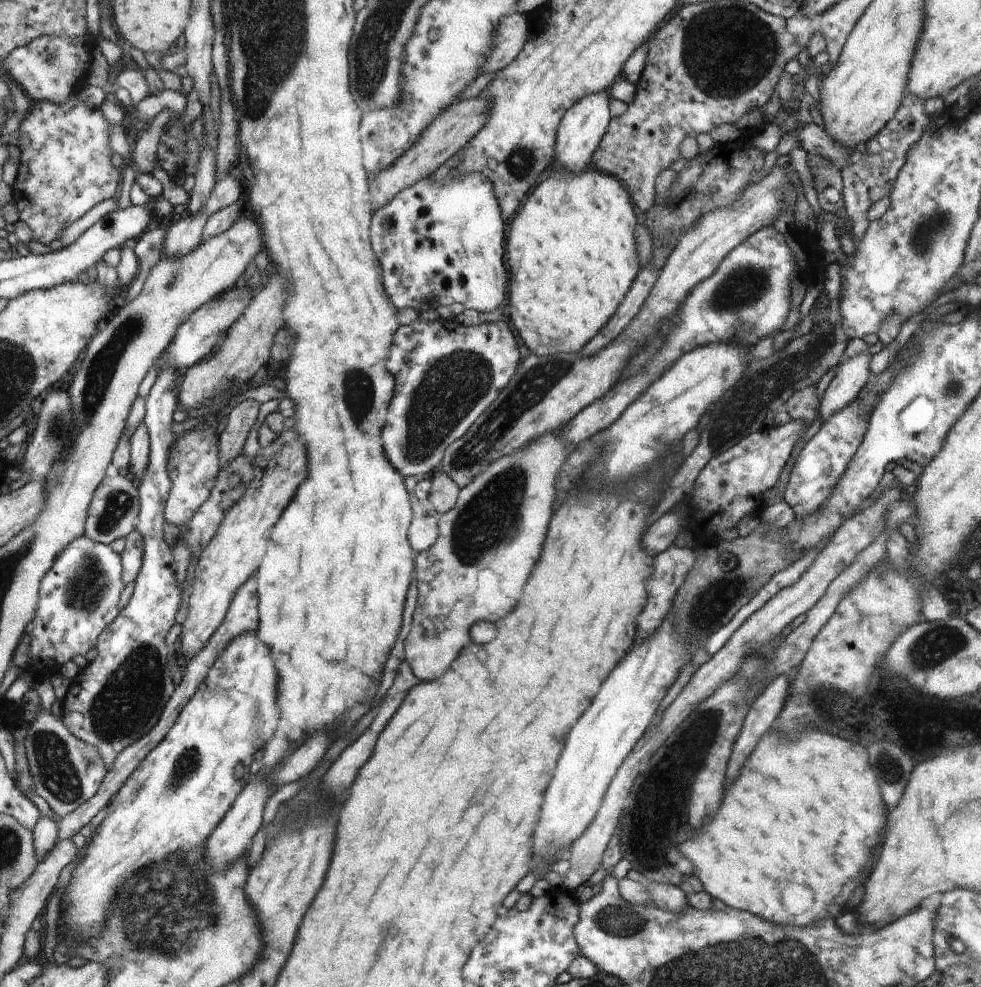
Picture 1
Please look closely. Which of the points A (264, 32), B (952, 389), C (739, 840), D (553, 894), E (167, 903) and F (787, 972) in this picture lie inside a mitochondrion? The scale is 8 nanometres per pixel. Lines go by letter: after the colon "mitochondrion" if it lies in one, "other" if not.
A: mitochondrion
B: mitochondrion
C: other
D: other
E: mitochondrion
F: mitochondrion

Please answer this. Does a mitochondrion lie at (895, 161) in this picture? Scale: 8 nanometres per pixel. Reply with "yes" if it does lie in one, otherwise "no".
no

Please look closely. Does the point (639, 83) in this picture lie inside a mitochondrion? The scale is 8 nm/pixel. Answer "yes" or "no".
no

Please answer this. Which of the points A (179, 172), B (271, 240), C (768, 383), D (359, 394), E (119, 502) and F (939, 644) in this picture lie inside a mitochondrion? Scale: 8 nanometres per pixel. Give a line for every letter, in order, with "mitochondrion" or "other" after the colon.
A: other
B: other
C: mitochondrion
D: mitochondrion
E: mitochondrion
F: mitochondrion

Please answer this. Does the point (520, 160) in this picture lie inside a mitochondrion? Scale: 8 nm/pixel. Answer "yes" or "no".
yes

